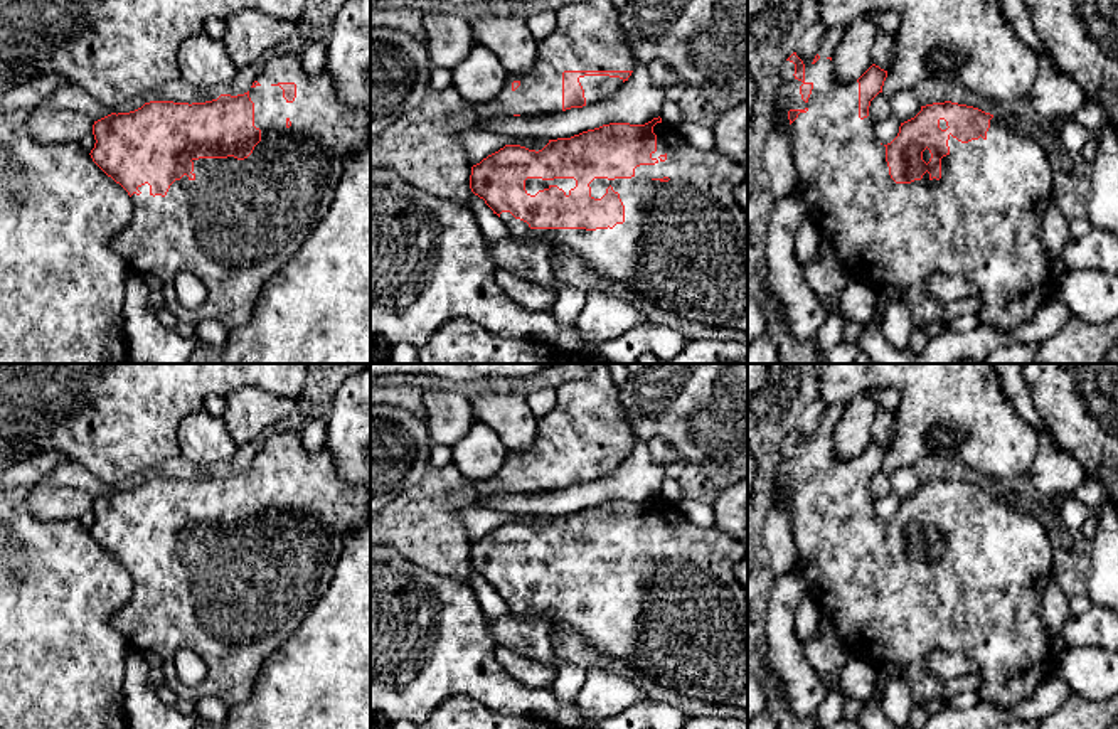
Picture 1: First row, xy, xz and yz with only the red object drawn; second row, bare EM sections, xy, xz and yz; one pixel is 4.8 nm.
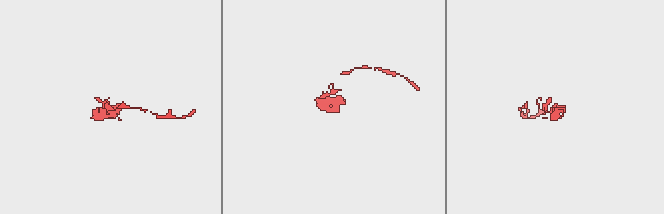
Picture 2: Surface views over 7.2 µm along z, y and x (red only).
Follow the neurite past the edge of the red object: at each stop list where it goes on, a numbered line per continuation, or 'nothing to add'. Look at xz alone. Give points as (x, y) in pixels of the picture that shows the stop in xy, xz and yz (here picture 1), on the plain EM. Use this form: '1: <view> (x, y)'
1: xz (682, 623)

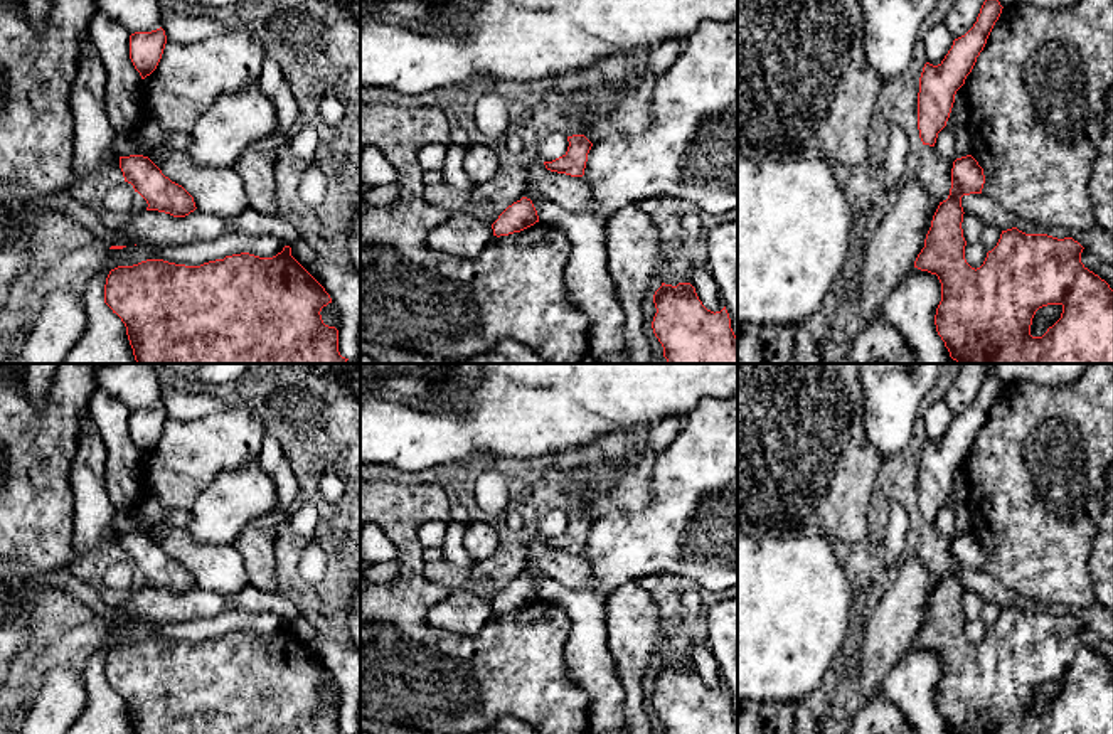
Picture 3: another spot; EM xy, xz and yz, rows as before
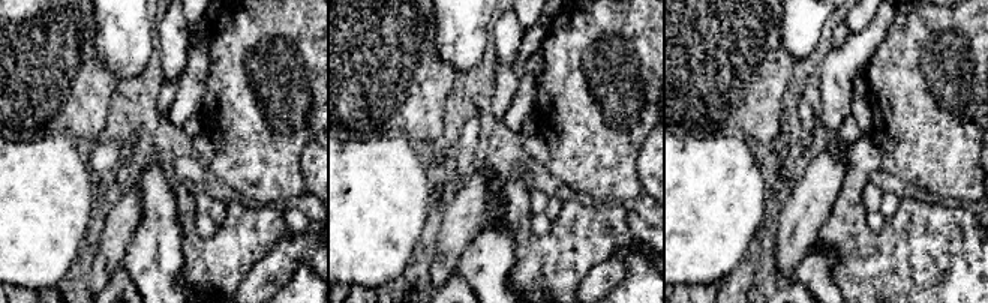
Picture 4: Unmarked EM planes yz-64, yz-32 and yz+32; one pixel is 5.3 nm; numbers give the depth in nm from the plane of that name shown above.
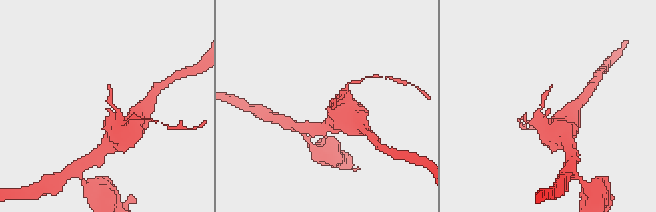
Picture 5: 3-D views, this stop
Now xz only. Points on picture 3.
nothing to add

